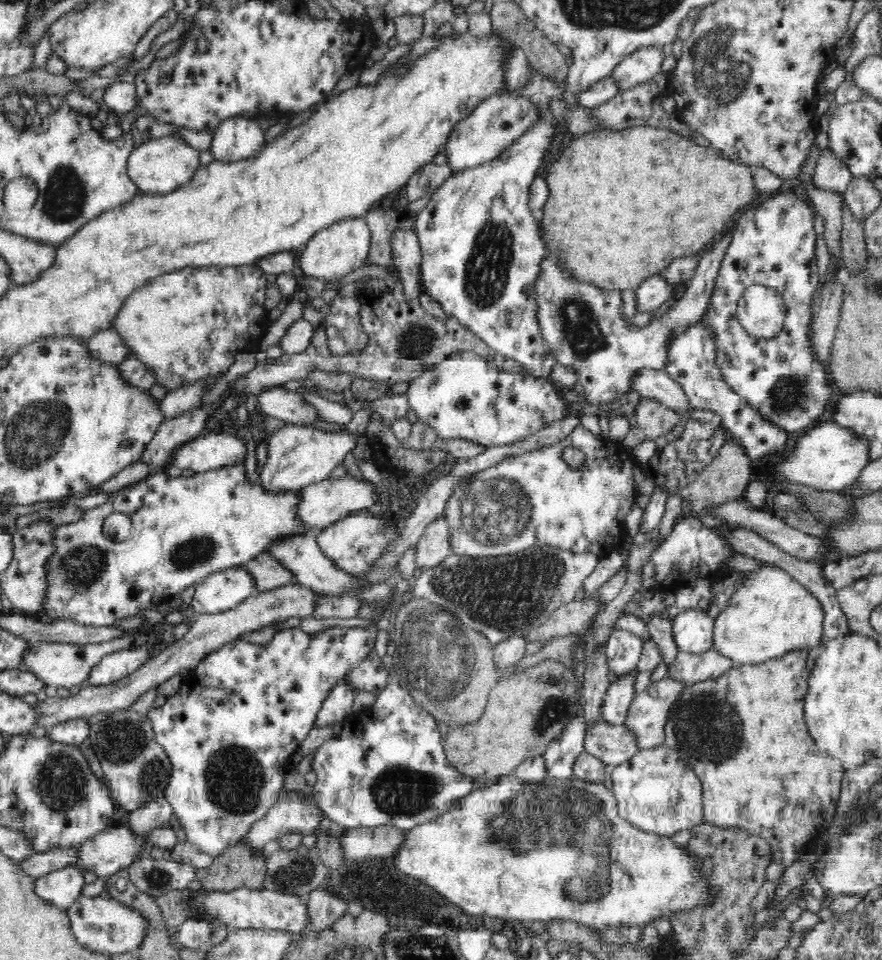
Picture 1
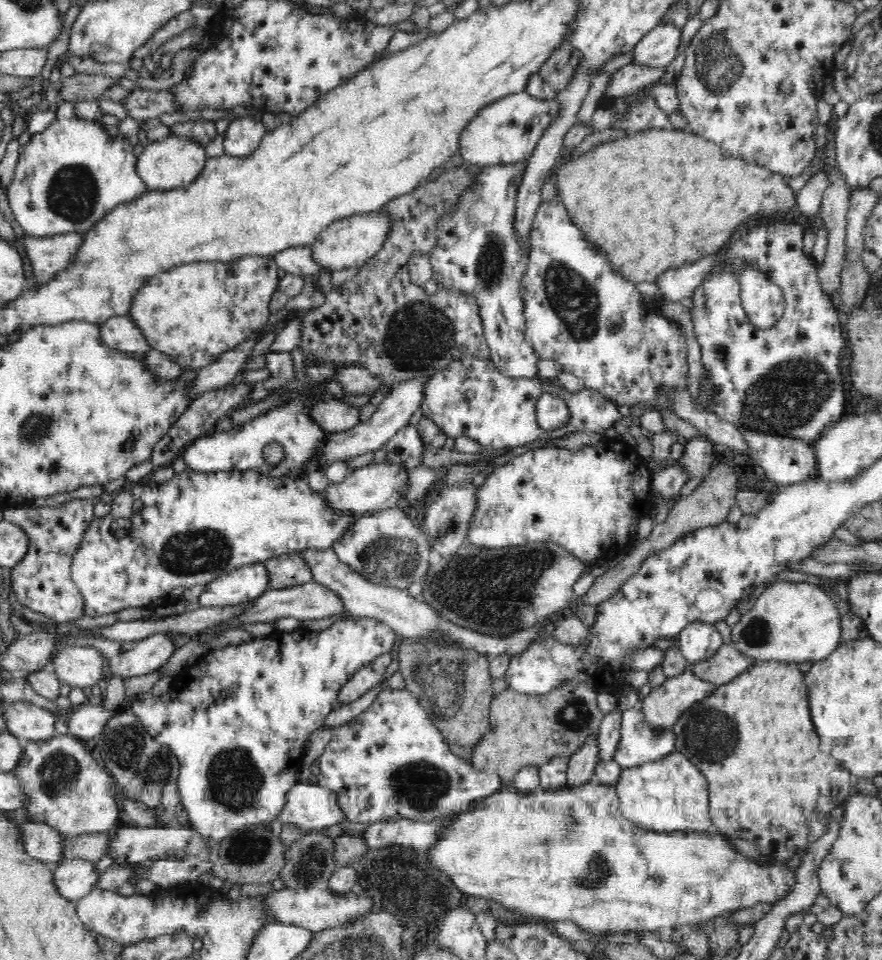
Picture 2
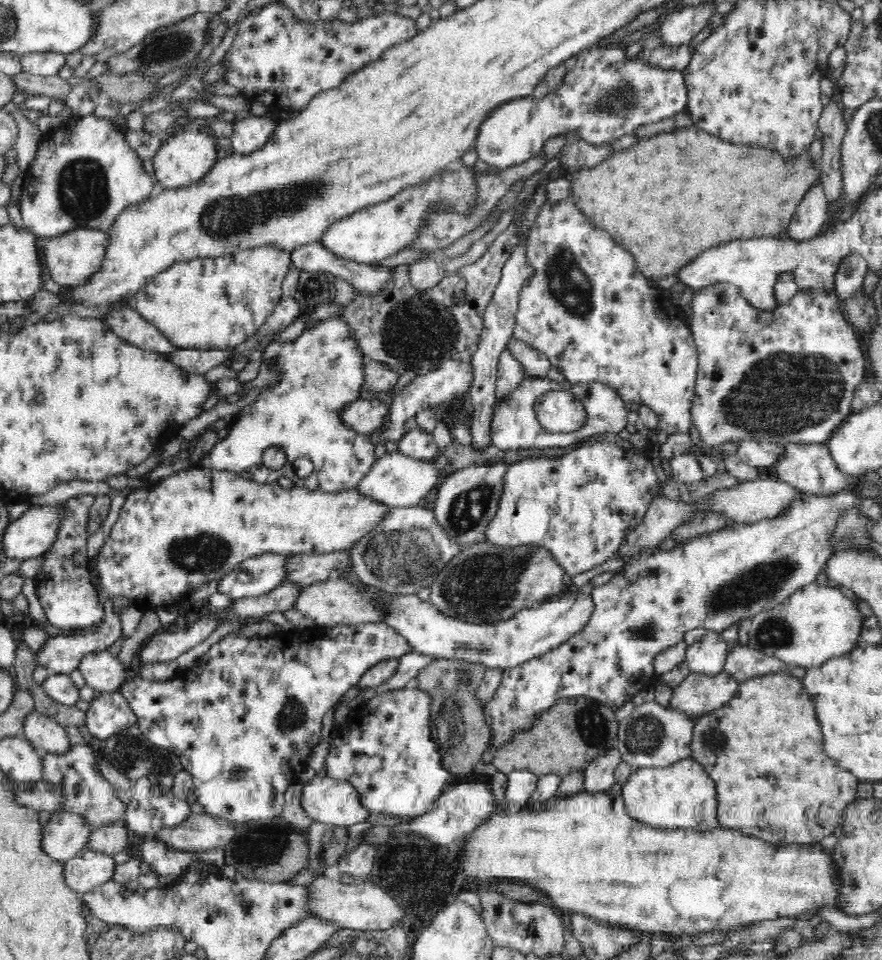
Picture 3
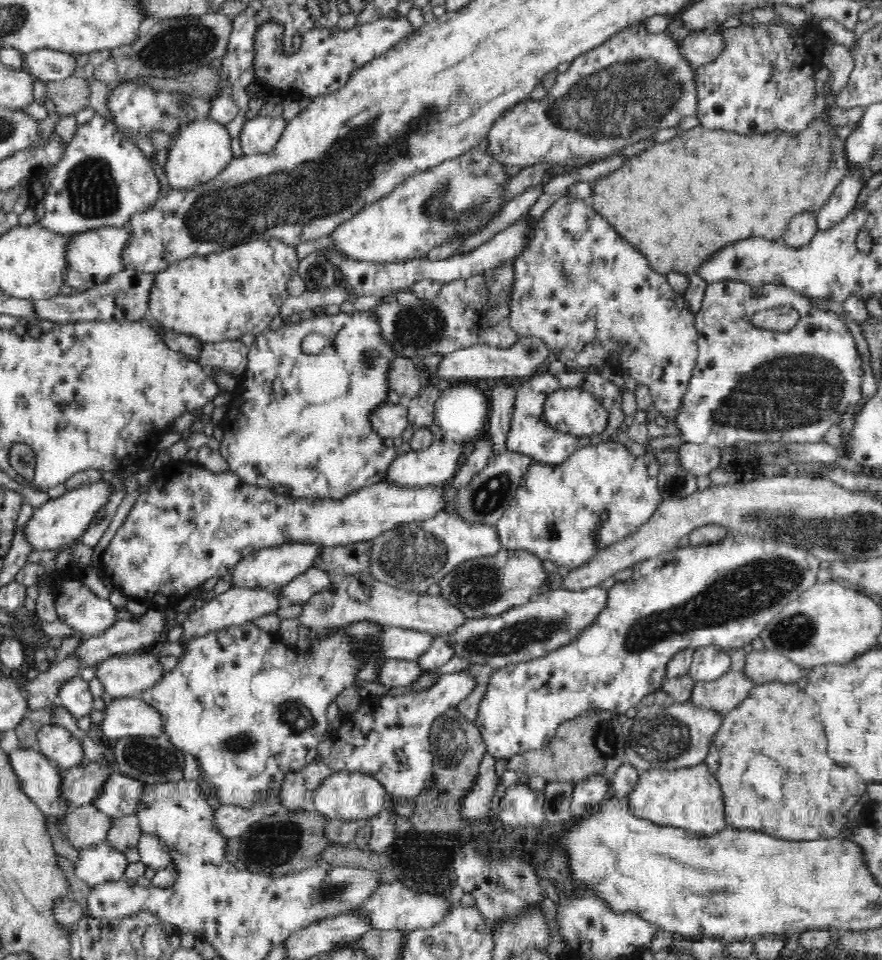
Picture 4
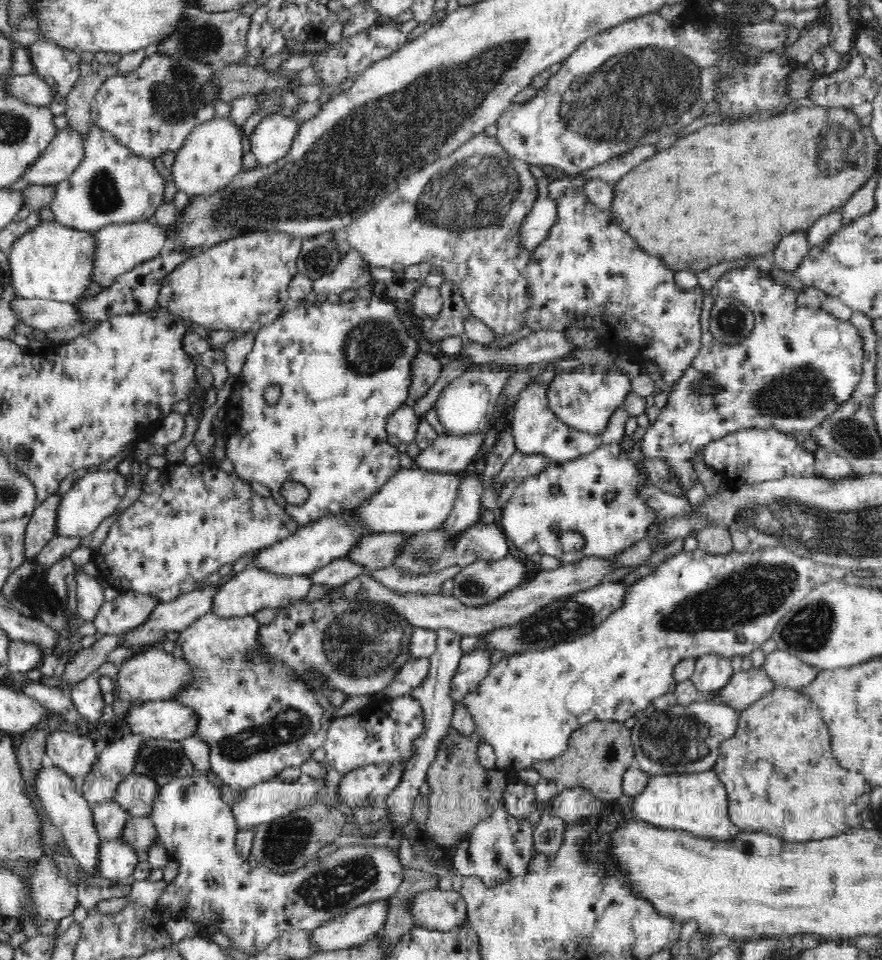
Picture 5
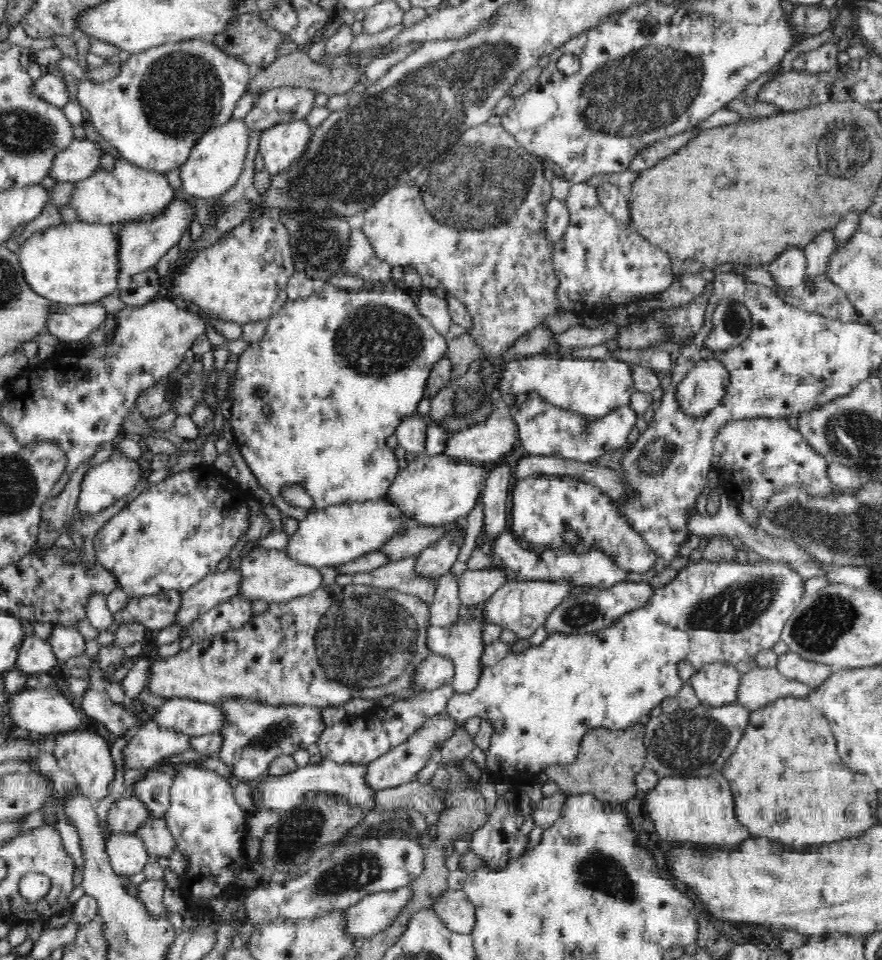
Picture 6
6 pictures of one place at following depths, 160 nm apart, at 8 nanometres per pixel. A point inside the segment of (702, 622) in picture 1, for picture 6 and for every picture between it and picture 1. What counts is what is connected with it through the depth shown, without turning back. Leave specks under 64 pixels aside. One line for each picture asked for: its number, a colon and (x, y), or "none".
2: (698, 642)
3: (707, 656)
4: (709, 664)
5: (712, 673)
6: (717, 685)

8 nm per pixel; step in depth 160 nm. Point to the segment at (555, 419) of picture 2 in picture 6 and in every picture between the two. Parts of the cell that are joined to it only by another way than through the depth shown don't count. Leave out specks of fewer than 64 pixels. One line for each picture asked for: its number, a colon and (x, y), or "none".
3: (558, 411)
4: (577, 411)
5: (585, 398)
6: (591, 388)

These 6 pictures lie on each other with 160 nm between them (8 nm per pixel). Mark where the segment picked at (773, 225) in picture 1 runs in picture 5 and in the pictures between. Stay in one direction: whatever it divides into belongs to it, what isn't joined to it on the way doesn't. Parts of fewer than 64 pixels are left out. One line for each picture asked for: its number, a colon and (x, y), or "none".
2: (788, 381)
3: (789, 377)
4: (752, 384)
5: (790, 373)

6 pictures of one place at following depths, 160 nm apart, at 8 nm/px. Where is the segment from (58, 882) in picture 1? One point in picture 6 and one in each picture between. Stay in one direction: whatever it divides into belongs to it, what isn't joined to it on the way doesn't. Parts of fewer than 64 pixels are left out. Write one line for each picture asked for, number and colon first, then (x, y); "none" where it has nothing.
2: (75, 878)
3: (88, 870)
4: (102, 863)
5: (118, 860)
6: (127, 852)

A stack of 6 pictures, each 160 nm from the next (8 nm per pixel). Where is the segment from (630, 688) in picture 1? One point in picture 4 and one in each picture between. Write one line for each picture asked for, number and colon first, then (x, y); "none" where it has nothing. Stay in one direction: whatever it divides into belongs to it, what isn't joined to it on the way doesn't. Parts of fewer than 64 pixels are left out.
2: (610, 732)
3: (600, 775)
4: (586, 795)

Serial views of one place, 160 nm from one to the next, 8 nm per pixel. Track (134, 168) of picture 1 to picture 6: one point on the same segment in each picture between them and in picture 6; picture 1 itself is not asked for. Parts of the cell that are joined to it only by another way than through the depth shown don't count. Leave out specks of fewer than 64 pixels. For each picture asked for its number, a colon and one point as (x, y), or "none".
2: (174, 162)
3: (184, 159)
4: (203, 149)
5: (212, 156)
6: (217, 160)

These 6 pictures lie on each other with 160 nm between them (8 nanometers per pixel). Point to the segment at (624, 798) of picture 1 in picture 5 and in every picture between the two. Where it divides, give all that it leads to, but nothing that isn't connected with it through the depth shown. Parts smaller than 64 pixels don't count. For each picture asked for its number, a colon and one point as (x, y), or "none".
2: (670, 795)
3: (683, 796)
4: (691, 799)
5: (697, 803)

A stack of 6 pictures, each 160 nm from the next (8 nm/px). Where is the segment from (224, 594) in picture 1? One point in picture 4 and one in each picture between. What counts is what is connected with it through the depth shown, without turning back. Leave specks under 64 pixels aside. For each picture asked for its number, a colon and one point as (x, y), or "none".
2: (248, 582)
3: (256, 576)
4: (270, 567)

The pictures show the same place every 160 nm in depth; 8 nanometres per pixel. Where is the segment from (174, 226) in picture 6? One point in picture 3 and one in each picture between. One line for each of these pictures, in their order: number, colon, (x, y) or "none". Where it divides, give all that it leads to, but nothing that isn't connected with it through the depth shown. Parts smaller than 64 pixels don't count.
3: (73, 259)
4: (95, 256)
5: (123, 247)

